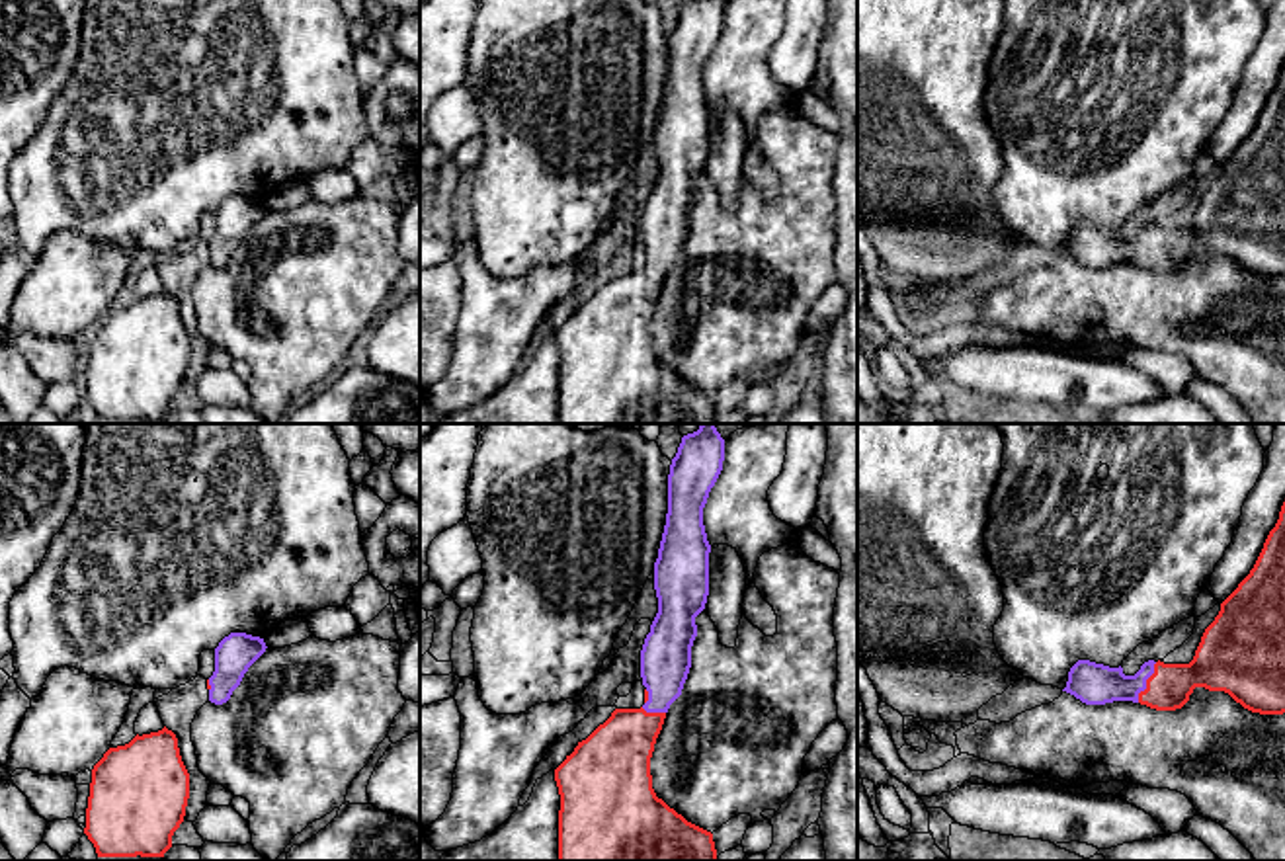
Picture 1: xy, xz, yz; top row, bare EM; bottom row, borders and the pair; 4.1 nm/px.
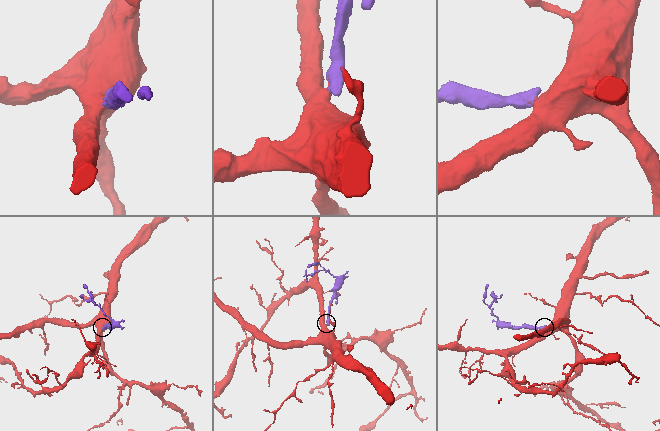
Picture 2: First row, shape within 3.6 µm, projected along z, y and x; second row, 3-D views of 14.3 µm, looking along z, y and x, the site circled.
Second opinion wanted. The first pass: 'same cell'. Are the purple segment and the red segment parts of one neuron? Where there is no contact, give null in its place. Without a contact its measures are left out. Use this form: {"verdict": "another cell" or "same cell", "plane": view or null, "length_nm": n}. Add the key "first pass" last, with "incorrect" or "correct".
{"verdict": "same cell", "plane": "yz", "length_nm": 190, "first pass": "correct"}

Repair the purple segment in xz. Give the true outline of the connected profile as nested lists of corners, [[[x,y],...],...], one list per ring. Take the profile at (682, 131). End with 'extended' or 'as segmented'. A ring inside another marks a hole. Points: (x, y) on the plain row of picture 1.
[[[682,0],[668,37],[668,76],[654,125],[658,176],[641,213],[644,267],[615,271],[555,332],[560,357],[559,424],[717,424],[713,396],[687,385],[652,351],[650,320],[670,267],[682,258],[697,199],[695,180],[709,158],[703,70],[725,23],[723,0]]]; extended

